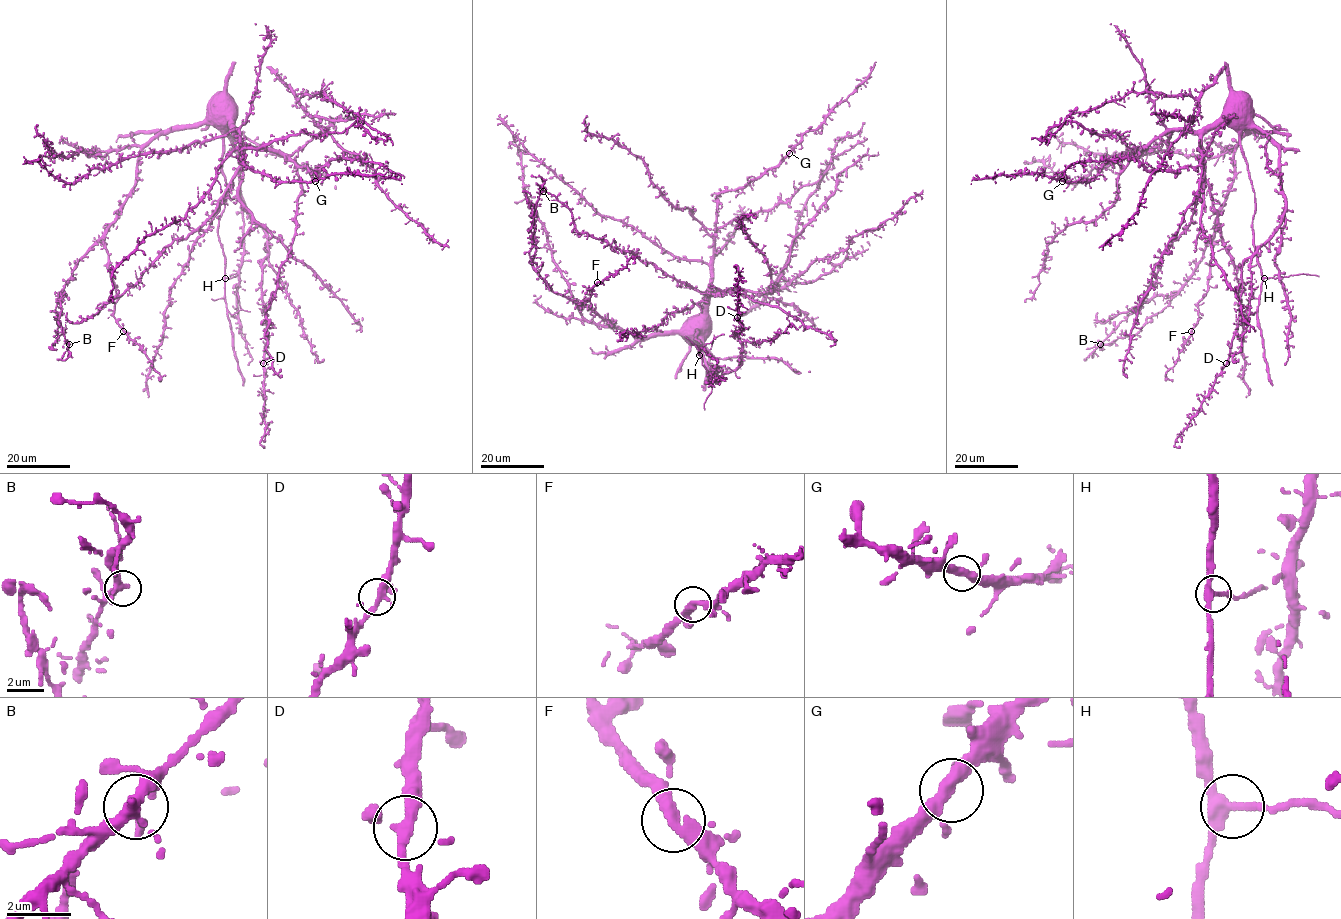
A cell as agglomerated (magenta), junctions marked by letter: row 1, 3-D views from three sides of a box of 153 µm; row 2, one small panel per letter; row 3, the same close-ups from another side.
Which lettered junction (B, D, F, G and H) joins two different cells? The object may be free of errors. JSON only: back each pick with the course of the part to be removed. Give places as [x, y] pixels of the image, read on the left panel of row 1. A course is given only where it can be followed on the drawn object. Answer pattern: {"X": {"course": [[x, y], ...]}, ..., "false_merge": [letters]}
{"false_merge": []}

